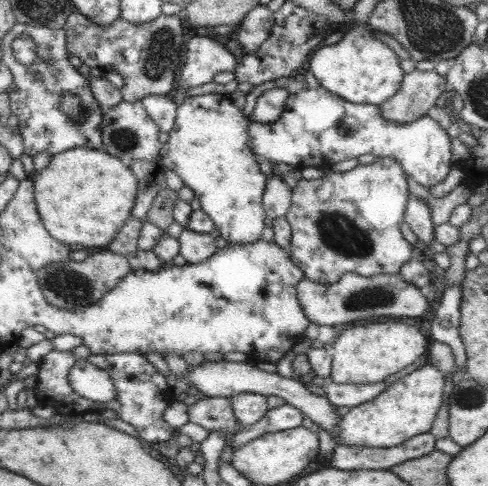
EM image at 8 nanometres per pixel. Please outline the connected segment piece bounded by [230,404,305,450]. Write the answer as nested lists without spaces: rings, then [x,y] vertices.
[[[288,404],[269,409],[259,422],[248,426],[241,426],[241,430],[235,434],[230,443],[237,450],[241,444],[254,438],[259,438],[262,434],[299,428],[304,417],[305,415],[300,410]]]

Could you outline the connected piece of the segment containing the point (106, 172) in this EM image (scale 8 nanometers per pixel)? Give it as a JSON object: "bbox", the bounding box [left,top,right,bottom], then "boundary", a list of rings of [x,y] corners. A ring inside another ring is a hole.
{"bbox":[29,147,137,249],"boundary":[[[74,147],[52,155],[48,166],[29,174],[37,211],[52,238],[67,245],[105,249],[131,217],[137,200],[136,176],[104,150]]]}

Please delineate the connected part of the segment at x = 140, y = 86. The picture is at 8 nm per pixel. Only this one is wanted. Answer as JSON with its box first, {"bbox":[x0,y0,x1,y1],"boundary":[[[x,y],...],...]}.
{"bbox":[61,11,183,102],"boundary":[[[78,11],[71,12],[61,28],[66,35],[67,50],[83,64],[94,67],[111,67],[124,79],[121,89],[123,100],[136,102],[148,95],[172,94],[174,78],[183,63],[182,24],[178,16],[162,13],[158,18],[142,24],[118,17],[114,22],[100,26]]]}

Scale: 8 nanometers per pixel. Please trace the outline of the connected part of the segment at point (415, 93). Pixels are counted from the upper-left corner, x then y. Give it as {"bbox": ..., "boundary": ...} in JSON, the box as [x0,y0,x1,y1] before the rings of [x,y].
{"bbox":[380,68,446,122],"boundary":[[[415,68],[408,74],[404,74],[398,92],[380,105],[380,114],[382,114],[382,118],[386,118],[390,122],[414,122],[414,120],[426,115],[426,112],[435,106],[436,100],[443,98],[446,84],[444,76],[438,74],[435,69],[421,71]]]}

